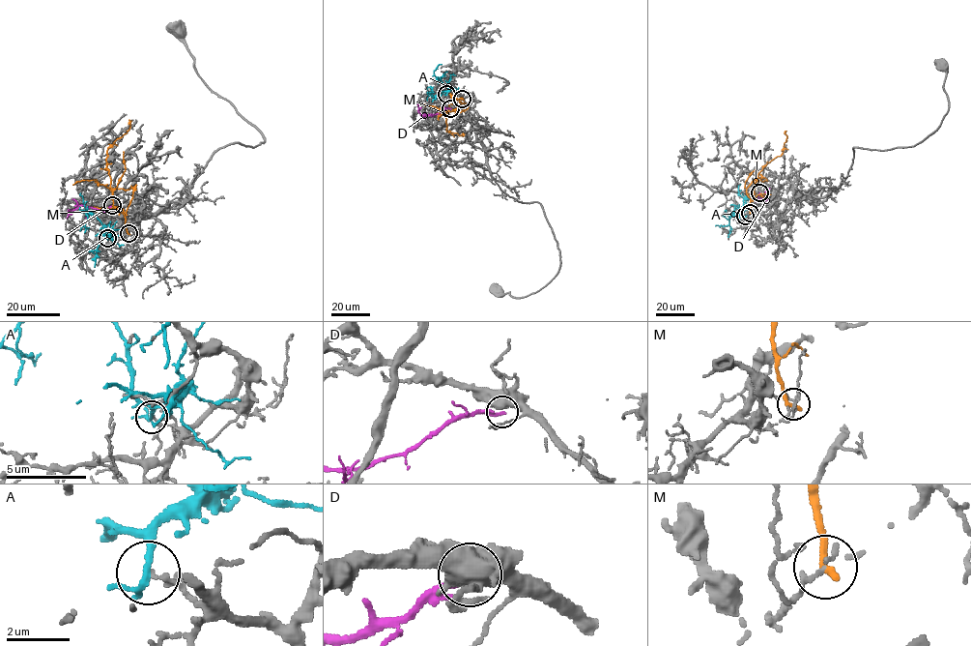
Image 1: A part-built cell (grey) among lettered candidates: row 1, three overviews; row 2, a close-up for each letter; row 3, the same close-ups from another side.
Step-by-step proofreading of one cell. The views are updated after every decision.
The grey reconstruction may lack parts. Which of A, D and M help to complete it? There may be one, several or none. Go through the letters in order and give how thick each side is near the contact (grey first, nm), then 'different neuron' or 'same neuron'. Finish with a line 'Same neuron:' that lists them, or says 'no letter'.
A: 120/170 nm | different neuron
D: 700/220 nm | different neuron
M: 160/320 nm | different neuron
Same neuron: no letter

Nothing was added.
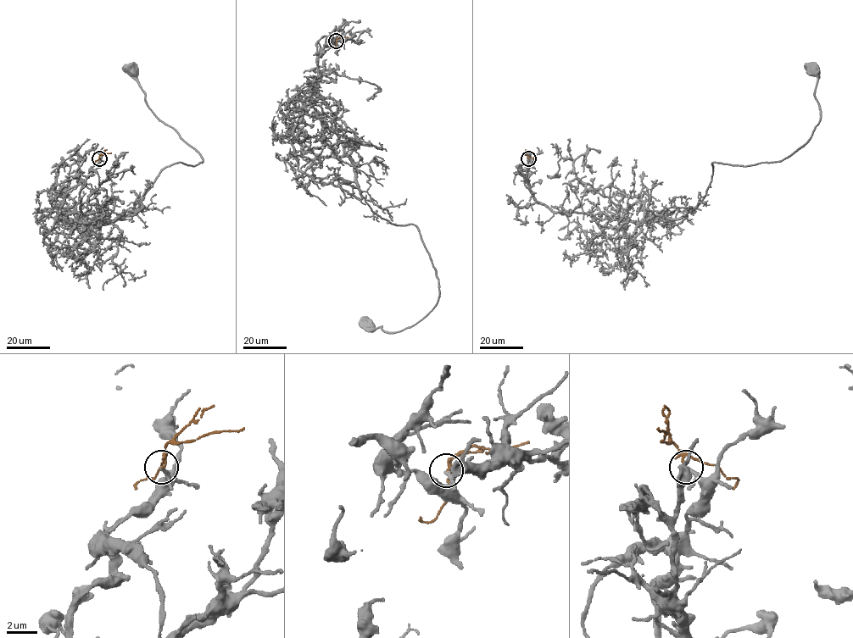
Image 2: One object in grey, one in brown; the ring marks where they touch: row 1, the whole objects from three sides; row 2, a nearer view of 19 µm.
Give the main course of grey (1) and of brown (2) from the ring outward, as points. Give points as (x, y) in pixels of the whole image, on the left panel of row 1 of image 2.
1: (98, 158), (80, 192), (80, 213), (55, 221), (111, 224), (164, 168), (203, 161), (149, 107), (132, 71)
2: (98, 158), (99, 156), (111, 152)

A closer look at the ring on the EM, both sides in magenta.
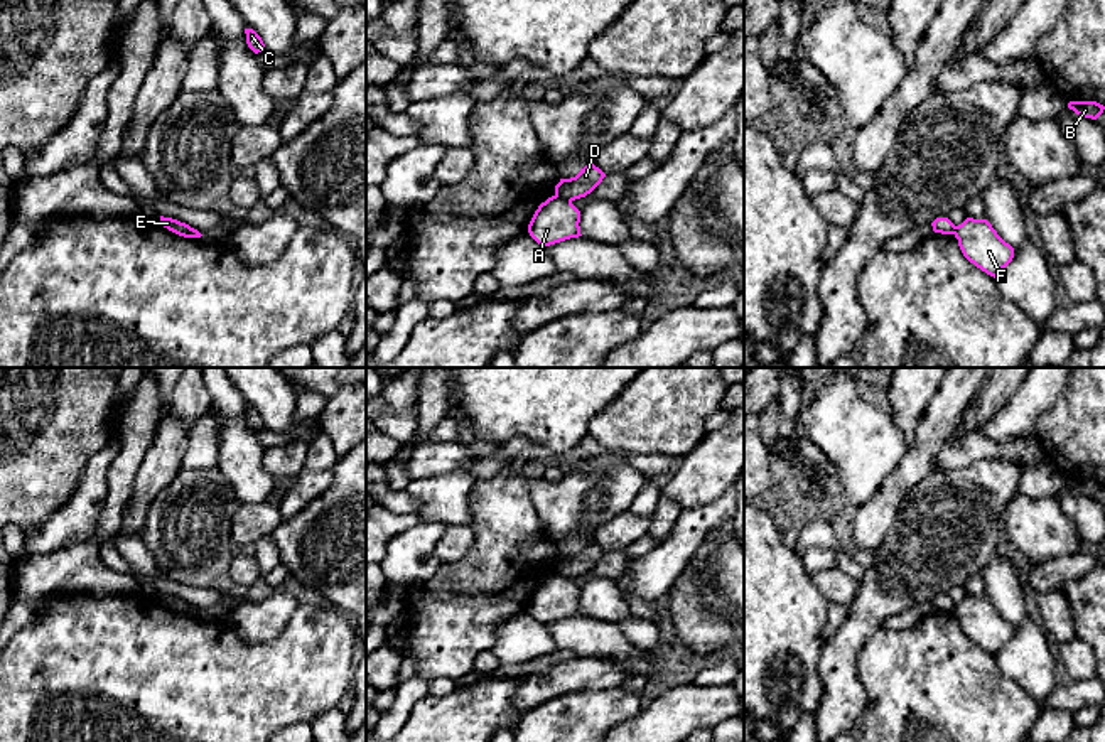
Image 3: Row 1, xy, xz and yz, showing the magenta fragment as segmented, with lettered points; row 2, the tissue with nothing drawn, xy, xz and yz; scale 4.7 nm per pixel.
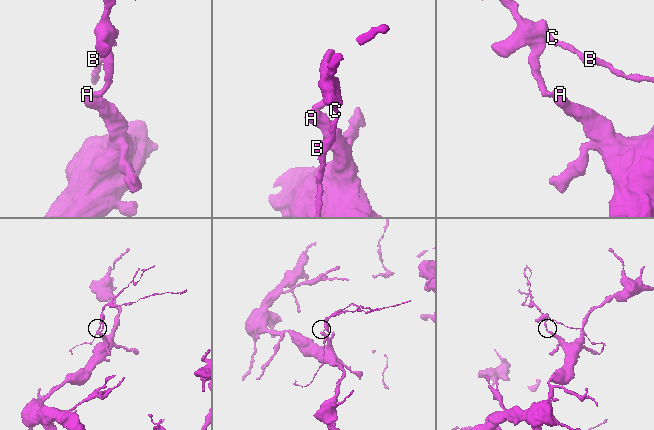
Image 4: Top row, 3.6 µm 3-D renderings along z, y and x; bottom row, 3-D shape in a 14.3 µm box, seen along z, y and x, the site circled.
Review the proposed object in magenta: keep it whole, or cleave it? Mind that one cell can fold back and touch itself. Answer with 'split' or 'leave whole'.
split

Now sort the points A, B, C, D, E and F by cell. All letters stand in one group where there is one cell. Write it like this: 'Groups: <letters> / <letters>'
Groups: A E F / B C D

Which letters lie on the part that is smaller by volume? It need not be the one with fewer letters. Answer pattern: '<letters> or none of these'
B, C, D

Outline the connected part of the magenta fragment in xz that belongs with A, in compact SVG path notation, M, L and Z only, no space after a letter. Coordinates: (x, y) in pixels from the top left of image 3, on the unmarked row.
M548 575L538 583L530 602L530 614L542 624L550 624L580 612L580 589L567 577Z

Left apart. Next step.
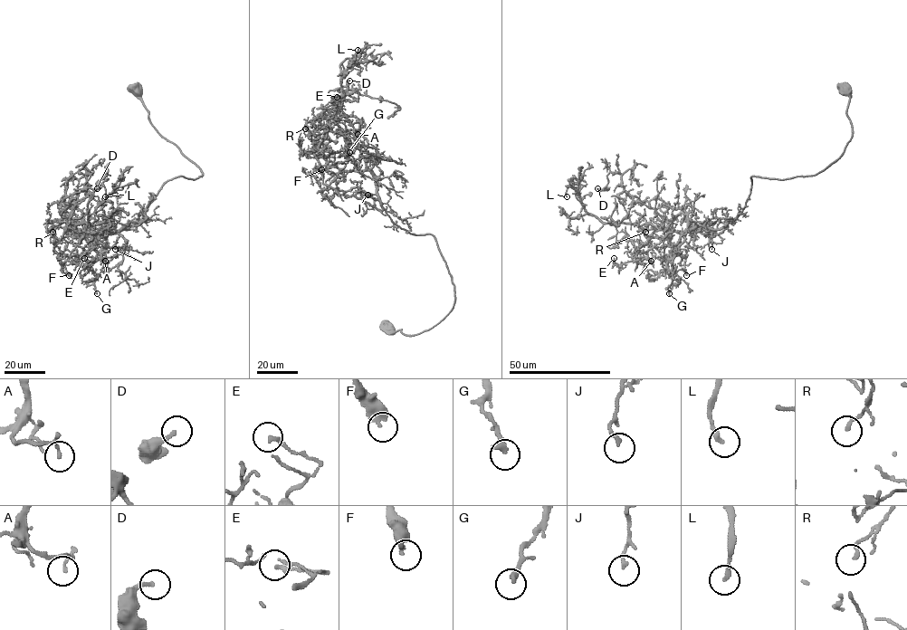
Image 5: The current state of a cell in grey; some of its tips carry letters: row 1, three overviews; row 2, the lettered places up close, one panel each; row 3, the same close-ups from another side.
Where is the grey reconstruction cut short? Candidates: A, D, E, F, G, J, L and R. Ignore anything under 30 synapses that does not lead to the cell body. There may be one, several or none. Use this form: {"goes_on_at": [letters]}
{"goes_on_at": []}

